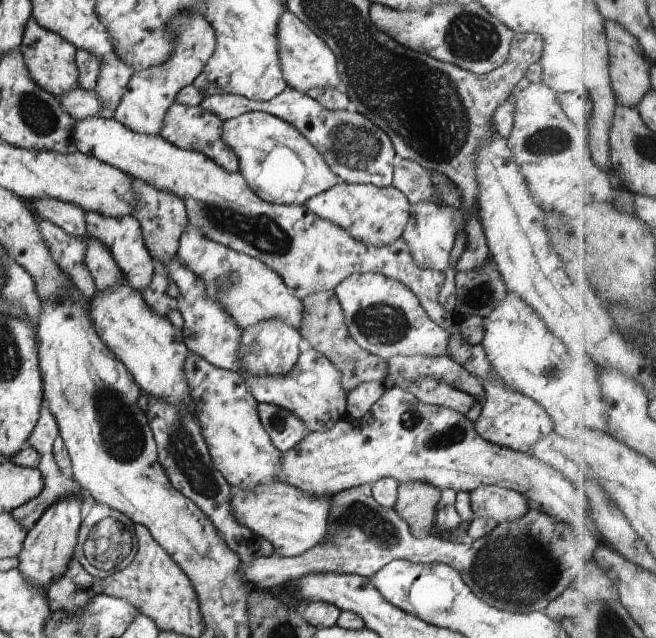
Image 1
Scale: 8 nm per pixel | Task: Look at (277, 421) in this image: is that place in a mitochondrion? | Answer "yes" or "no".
yes

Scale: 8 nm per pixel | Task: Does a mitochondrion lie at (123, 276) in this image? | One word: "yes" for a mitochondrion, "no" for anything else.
no

